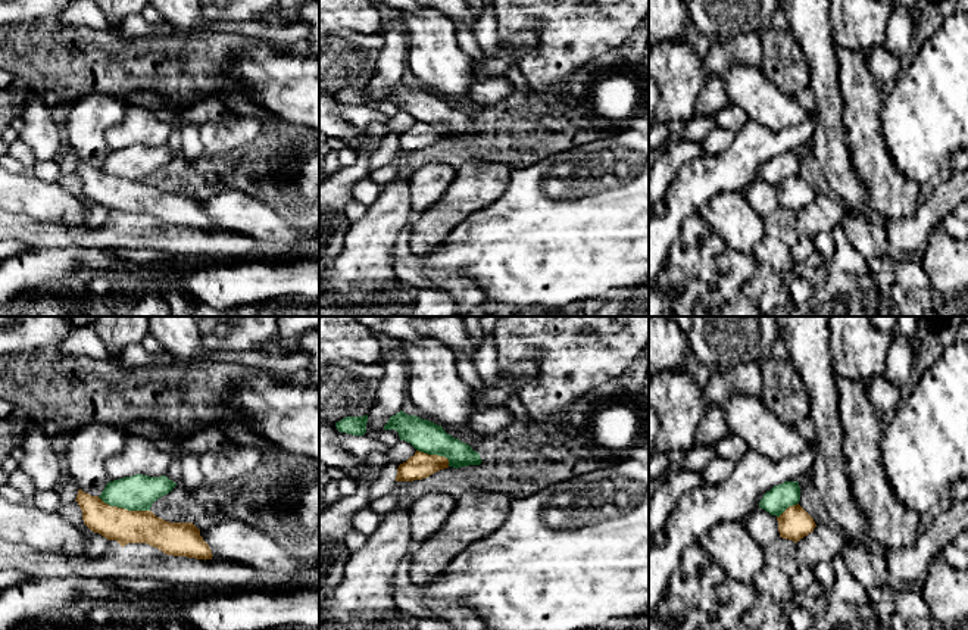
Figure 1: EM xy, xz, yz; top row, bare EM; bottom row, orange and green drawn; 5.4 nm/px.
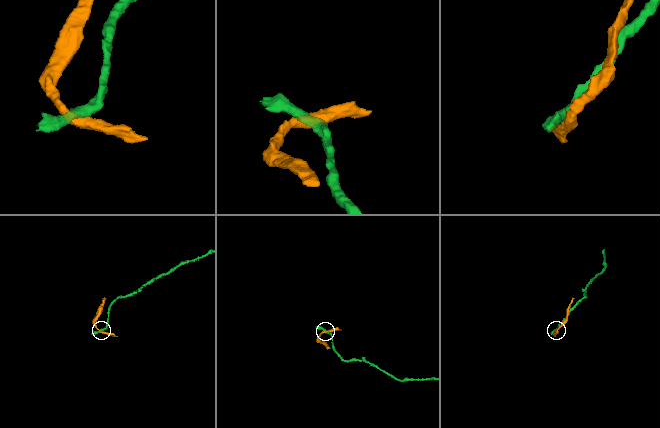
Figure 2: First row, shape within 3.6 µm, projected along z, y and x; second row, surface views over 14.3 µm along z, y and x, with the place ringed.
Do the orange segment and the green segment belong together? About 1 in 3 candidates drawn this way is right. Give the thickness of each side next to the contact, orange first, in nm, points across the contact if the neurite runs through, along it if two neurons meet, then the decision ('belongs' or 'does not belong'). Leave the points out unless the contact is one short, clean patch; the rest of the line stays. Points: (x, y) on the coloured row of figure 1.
180 nm thick on the orange side, 200 nm on the other; border along xy (97, 496), (111, 505), (149, 511); does not belong

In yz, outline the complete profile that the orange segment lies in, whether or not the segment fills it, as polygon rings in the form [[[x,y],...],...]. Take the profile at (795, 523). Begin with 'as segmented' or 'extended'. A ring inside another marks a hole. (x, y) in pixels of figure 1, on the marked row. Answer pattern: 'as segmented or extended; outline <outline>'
as segmented; outline [[[797,503],[789,506],[780,517],[780,537],[793,540],[794,543],[808,536],[816,527],[814,518]]]

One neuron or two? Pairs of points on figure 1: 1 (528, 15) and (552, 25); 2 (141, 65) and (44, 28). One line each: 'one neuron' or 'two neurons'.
1: one neuron
2: one neuron

